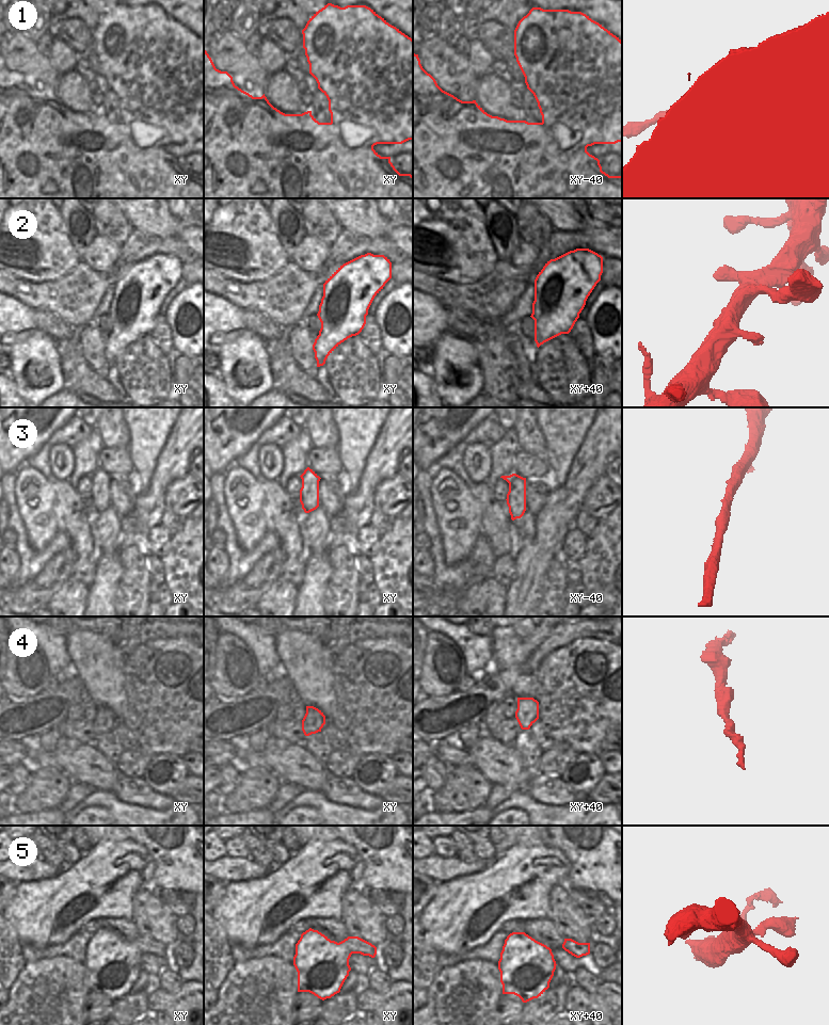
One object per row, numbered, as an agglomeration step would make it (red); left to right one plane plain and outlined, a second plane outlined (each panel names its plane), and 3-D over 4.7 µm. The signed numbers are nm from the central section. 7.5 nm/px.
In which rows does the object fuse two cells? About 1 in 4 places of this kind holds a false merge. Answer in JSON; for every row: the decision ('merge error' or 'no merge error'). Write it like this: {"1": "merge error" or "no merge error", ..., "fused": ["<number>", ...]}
{"1": "merge error", "2": "no merge error", "3": "no merge error", "4": "no merge error", "5": "no merge error", "fused": ["1"]}

